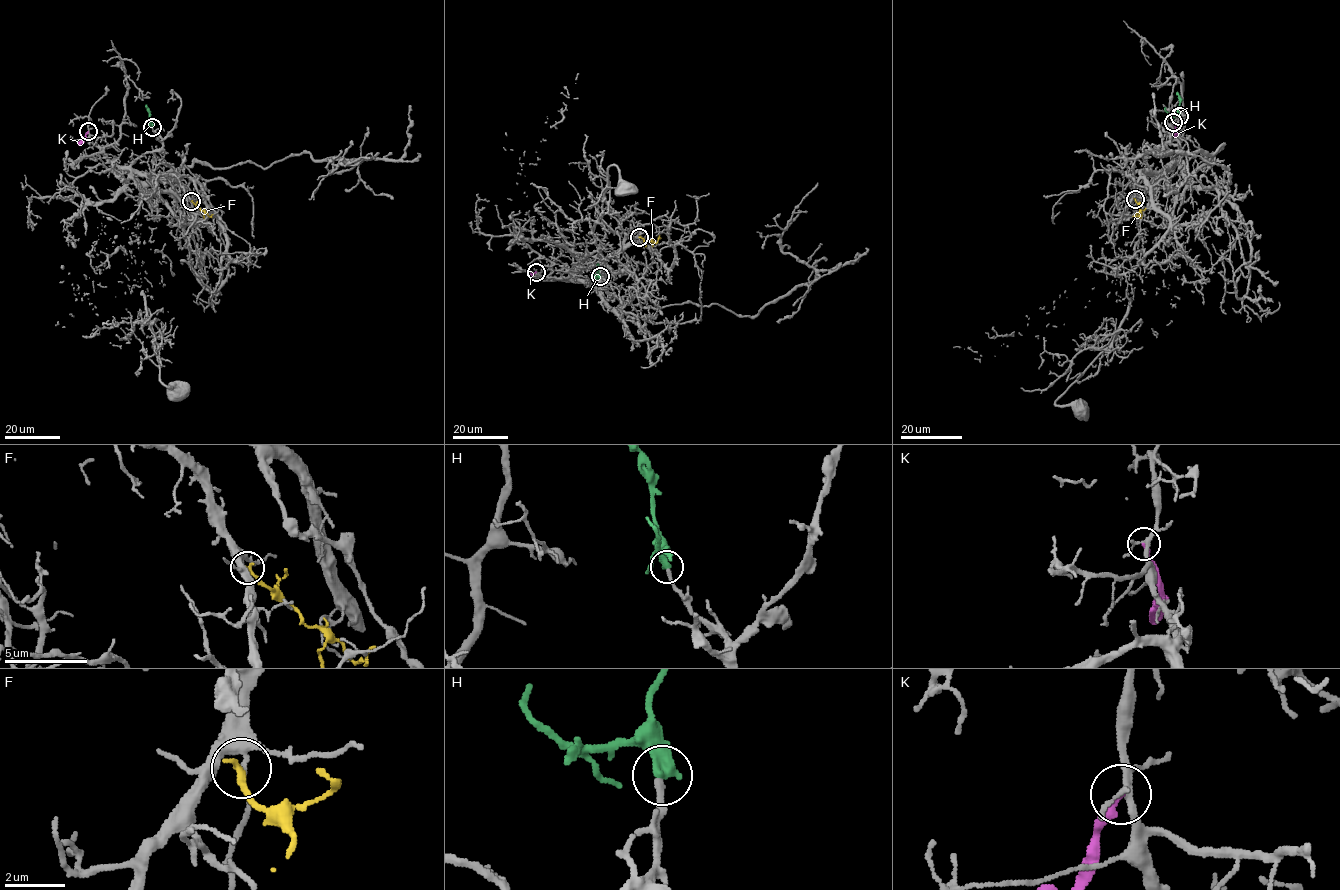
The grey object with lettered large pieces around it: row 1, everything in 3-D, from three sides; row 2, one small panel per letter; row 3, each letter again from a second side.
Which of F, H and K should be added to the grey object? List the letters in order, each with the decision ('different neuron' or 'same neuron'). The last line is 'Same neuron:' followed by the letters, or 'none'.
F: different neuron
H: same neuron
K: different neuron
Same neuron: H

